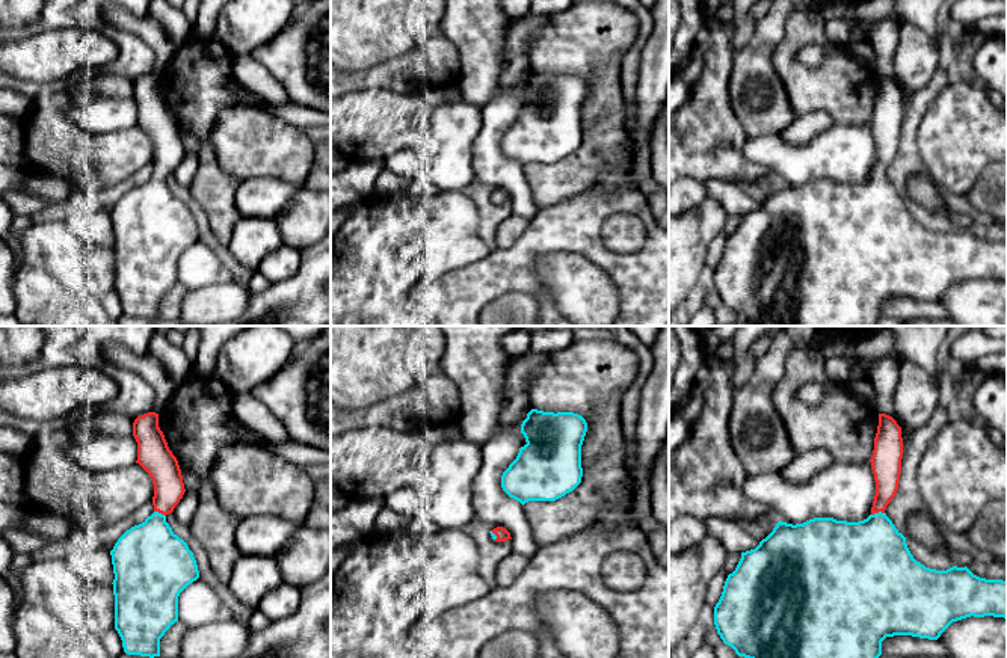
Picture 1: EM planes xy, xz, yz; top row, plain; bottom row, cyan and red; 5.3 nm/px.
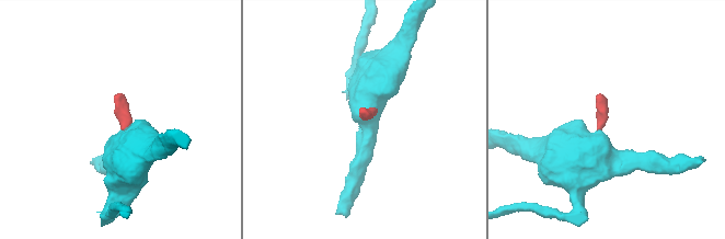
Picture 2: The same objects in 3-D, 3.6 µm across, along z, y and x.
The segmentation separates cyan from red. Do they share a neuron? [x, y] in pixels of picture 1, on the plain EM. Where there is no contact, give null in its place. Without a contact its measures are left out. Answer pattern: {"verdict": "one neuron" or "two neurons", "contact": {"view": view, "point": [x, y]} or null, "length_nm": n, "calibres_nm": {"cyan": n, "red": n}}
{"verdict": "one neuron", "contact": {"view": "yz", "point": [879, 174]}, "length_nm": 70, "calibres_nm": {"cyan": 400, "red": 160}}

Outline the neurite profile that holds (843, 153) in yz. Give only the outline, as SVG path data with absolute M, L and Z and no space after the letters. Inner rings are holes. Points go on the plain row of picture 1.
M870 122L835 124L803 146L788 143L784 134L746 137L741 152L749 161L771 169L779 183L787 186L803 186L814 180L859 184L871 177L876 143Z

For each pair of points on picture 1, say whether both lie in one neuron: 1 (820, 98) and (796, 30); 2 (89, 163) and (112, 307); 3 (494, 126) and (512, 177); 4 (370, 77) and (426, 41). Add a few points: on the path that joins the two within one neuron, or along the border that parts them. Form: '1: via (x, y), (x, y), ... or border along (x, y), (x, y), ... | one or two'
1: via (803, 82), (788, 67), (788, 47) | one
2: border along (110, 292), (101, 307) | two
3: via (492, 138), (492, 157), (500, 165) | one
4: via (385, 76), (400, 74), (418, 56) | one

